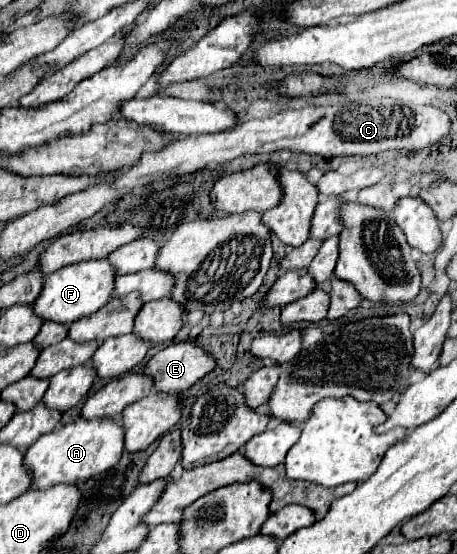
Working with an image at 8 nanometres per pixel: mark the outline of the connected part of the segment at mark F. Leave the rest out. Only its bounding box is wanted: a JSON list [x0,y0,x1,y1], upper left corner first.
[32,260,114,326]

